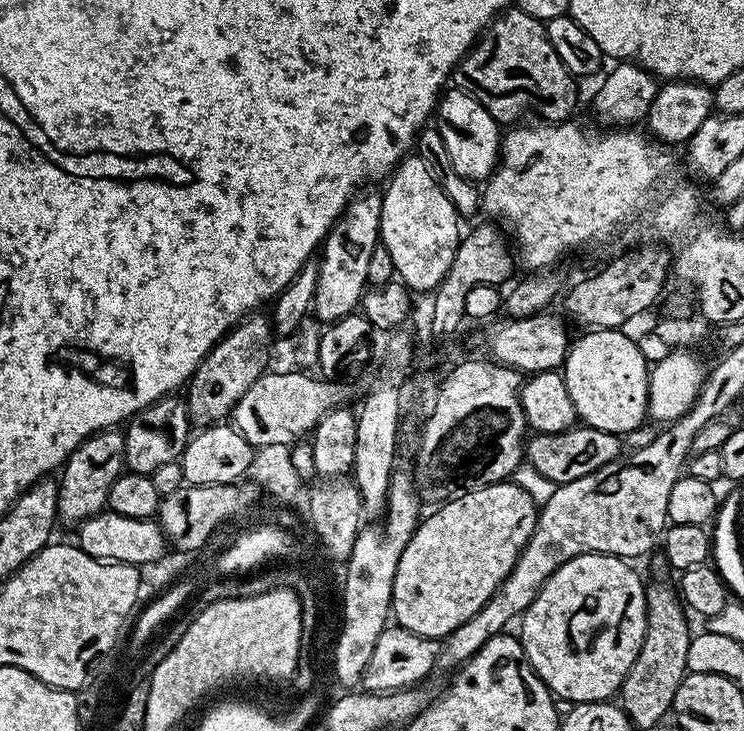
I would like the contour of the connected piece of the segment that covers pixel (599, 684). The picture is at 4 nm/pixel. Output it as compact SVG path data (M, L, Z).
M583 552L578 558L566 562L550 579L540 587L538 598L524 611L522 619L519 621L518 639L524 648L524 653L528 659L529 666L540 676L540 681L548 687L548 691L553 697L561 701L575 702L578 704L594 704L607 701L615 697L621 688L623 680L626 678L631 667L634 666L638 658L640 647L643 644L643 636L646 634L647 624L647 598L645 596L645 581L640 581L640 576L631 568L627 559L619 556L603 556L597 552Z

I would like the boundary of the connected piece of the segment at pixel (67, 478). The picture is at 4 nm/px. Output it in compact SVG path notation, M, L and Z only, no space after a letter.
M105 430L95 432L93 436L87 436L68 456L58 476L56 515L59 523L79 526L90 517L105 511L108 508L110 486L114 486L114 482L120 477L121 472L125 471L125 468L123 431Z

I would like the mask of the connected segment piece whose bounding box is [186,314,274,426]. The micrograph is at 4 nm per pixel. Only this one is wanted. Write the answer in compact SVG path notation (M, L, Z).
M249 314L240 323L228 329L224 335L202 358L198 370L186 385L188 418L196 426L211 426L229 419L236 403L258 382L258 378L269 371L268 359L272 356L274 329L267 315Z

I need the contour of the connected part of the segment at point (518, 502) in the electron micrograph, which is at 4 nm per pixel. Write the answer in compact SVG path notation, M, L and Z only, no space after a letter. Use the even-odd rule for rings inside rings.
M513 482L487 484L481 488L461 491L459 494L443 501L437 512L423 517L416 525L414 534L398 558L394 574L392 591L391 619L399 627L414 634L426 637L427 640L439 641L449 636L462 622L470 622L486 602L502 586L502 582L518 562L518 554L530 542L538 515L538 500L524 488Z

